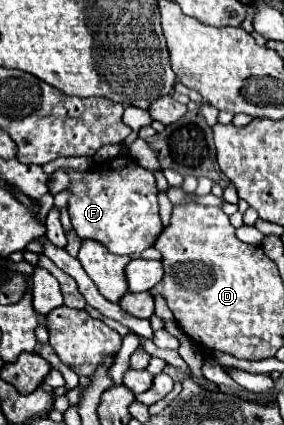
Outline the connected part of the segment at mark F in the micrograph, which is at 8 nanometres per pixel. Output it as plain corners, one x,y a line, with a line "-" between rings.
117,156
109,162
97,164
87,172
57,172
51,178
49,184
49,192
57,194
61,190
69,188
73,194
69,198
69,214
71,214
71,224
77,232
79,238
93,238
97,242
101,242
103,246
107,246
109,252
113,254
139,254
145,248
153,246
153,242
157,240
157,236
163,230
163,222
159,216
159,204
157,204
157,186
155,186
155,178
149,170
145,170
143,166
137,164
137,160
133,160
131,156

